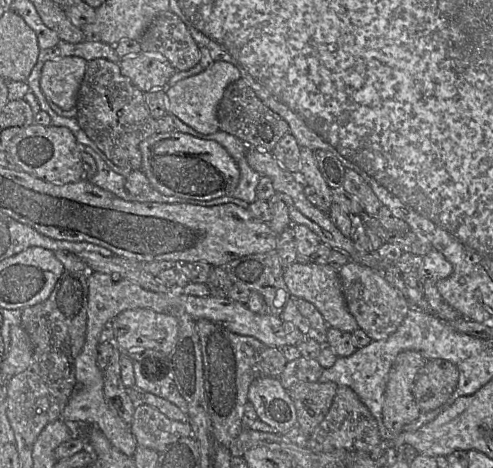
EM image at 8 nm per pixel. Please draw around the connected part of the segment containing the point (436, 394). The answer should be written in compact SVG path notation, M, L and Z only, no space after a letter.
M443 359L427 360L419 370L412 394L421 413L433 411L445 404L459 380L457 367Z

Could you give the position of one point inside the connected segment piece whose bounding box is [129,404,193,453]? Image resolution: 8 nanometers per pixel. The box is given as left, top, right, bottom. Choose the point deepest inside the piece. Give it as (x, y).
(152, 429)

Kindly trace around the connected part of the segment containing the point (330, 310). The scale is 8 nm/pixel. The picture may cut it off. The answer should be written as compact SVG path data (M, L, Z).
M293 263L284 270L283 278L292 296L311 302L322 314L329 327L351 334L359 328L346 305L338 271L328 264Z

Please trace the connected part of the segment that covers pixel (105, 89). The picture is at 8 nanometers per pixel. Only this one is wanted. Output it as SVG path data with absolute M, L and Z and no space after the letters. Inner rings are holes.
M104 58L87 62L76 103L78 124L108 159L125 169L141 169L139 145L144 139L158 133L157 120L150 115L144 95L121 74L117 63Z

